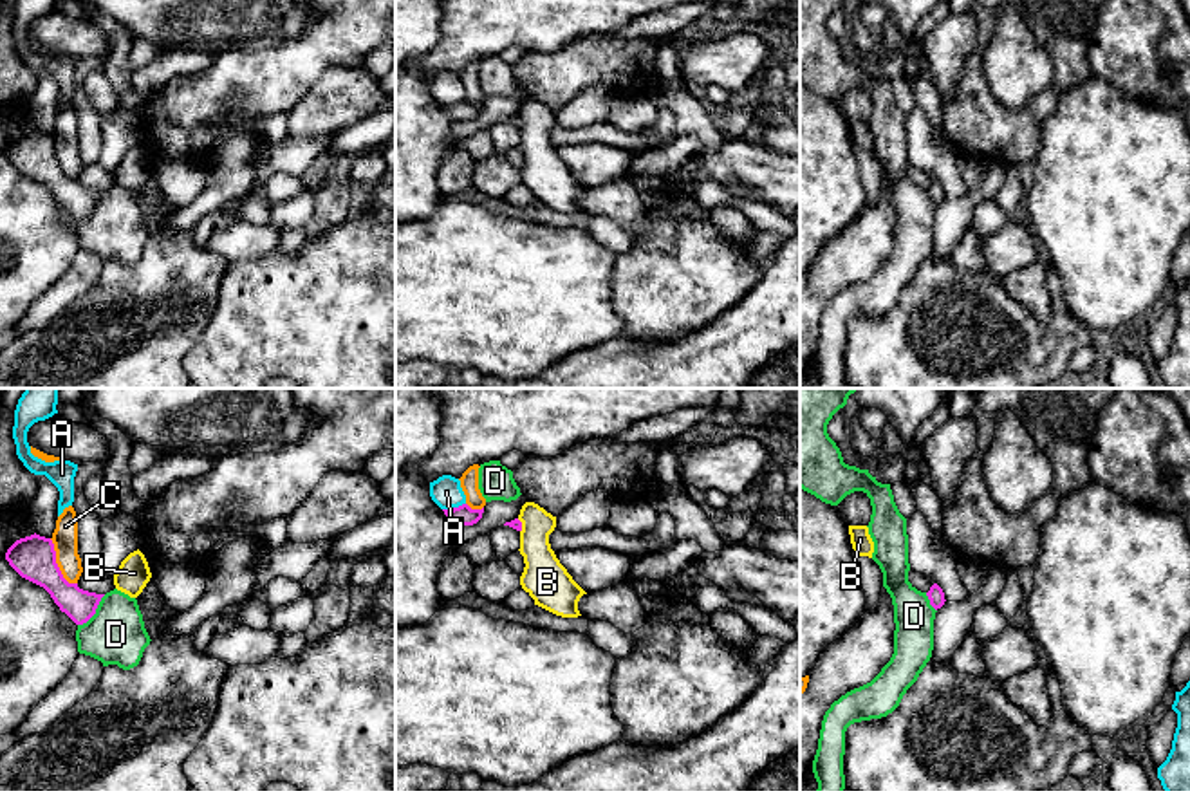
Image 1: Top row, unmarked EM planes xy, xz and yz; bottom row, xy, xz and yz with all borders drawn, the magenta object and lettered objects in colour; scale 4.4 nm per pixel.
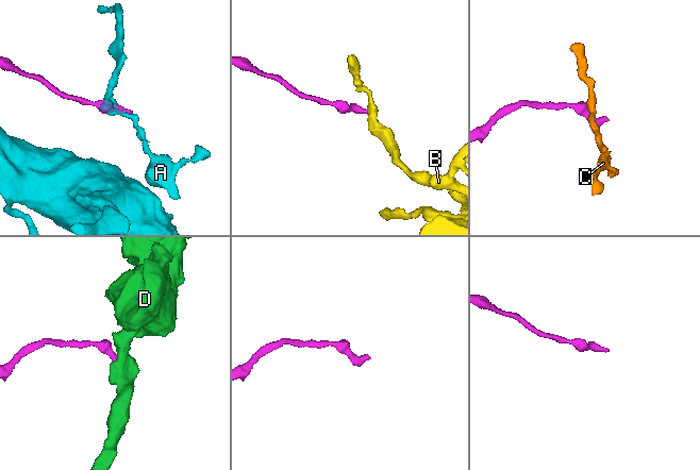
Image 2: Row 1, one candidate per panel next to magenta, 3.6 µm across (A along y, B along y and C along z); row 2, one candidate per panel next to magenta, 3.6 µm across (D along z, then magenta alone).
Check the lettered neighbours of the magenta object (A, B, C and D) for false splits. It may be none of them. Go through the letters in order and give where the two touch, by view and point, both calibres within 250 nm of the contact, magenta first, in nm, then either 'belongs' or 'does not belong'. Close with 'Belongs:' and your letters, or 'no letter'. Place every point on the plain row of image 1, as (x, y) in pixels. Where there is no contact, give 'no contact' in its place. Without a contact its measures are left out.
A: xz (454, 103) | 90/140 nm | does not belong
B: xz (520, 121) | 50/190 nm | does not belong
C: xy (56, 159) | 190/110 nm | does not belong
D: xy (94, 208) | 150/260 nm | does not belong
Belongs: no letter

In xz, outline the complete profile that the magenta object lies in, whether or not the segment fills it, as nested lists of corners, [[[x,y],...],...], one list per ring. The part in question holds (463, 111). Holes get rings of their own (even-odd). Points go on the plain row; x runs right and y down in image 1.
[[[462,99],[453,105],[442,105],[451,121],[473,121],[482,114],[482,105],[471,105],[468,99]]]

